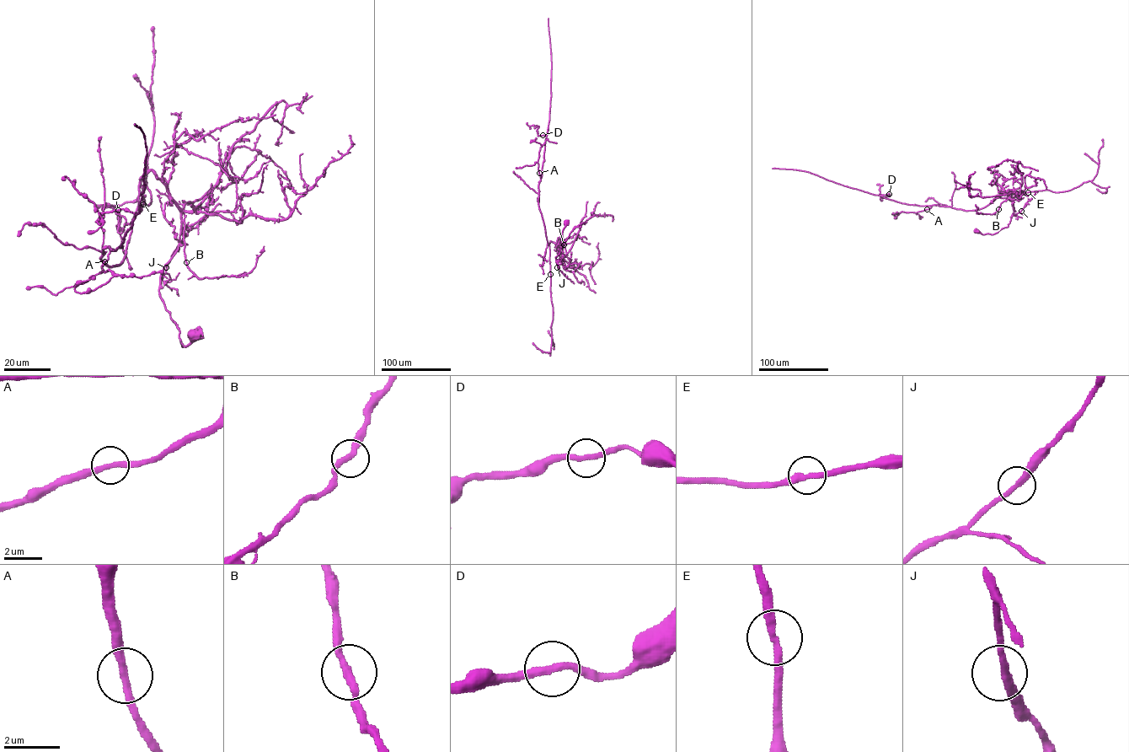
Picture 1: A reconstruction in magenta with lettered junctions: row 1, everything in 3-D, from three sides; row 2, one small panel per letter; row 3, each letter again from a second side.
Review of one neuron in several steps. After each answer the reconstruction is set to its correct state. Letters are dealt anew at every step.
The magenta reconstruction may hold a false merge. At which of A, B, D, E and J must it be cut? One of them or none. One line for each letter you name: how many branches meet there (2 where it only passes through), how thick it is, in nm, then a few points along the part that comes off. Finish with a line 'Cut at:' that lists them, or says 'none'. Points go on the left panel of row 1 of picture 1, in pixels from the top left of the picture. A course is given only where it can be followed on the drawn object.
Cut at: none

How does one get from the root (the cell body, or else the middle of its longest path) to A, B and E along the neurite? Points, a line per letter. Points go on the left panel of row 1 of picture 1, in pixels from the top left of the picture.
A: (193, 335), (182, 346), (159, 292), (181, 209), (152, 170), (124, 260), (109, 266), (105, 247), (104, 261)
B: (193, 335), (189, 342), (182, 346), (179, 329), (159, 292), (160, 275), (178, 248), (184, 221), (186, 262)
E: (193, 335), (182, 346), (159, 292), (181, 209), (152, 170), (141, 179), (143, 204)

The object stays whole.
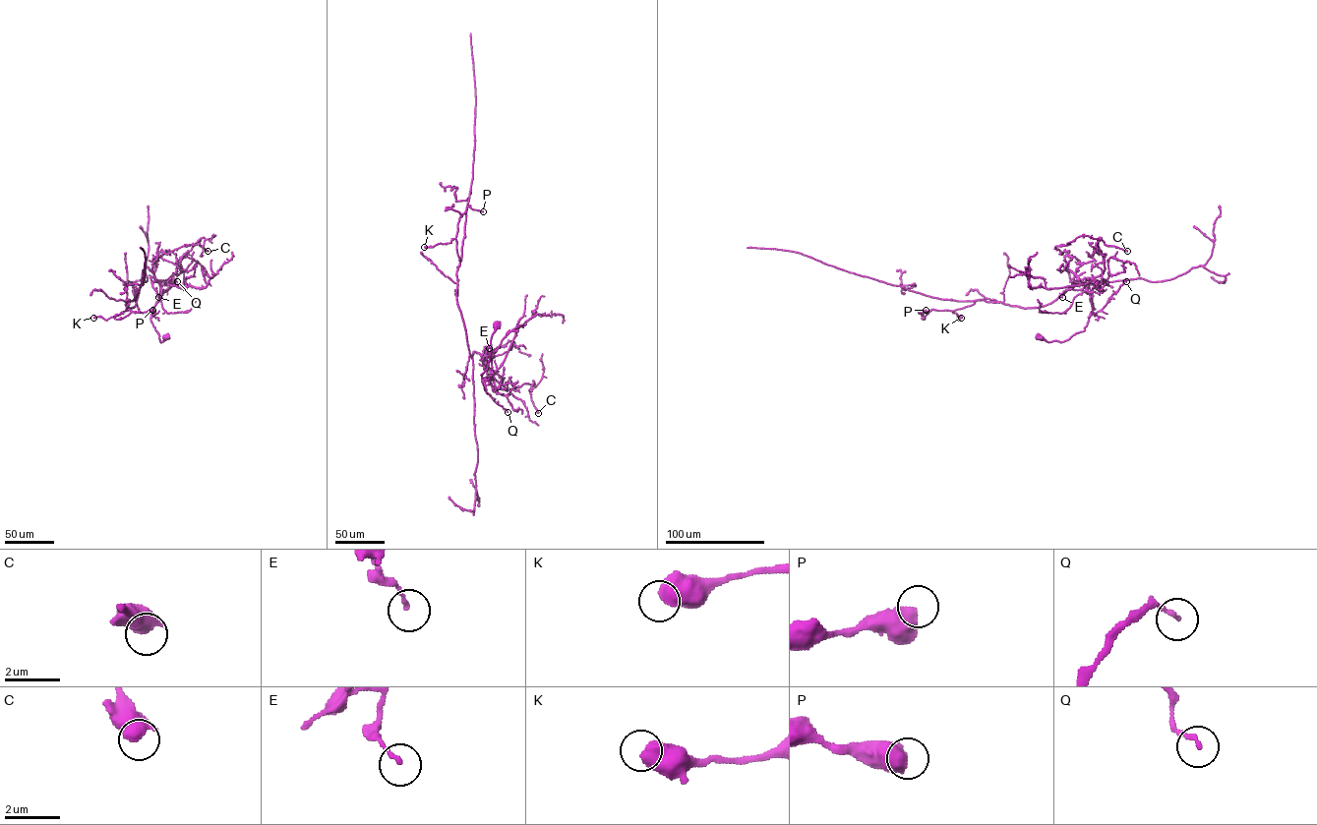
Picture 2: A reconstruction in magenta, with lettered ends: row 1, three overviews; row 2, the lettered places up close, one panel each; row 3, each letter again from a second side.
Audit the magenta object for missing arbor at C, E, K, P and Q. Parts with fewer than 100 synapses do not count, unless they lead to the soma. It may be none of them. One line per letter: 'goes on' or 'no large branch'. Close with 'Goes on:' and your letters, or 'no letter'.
C: no large branch
E: no large branch
K: no large branch
P: no large branch
Q: no large branch
Goes on: no letter

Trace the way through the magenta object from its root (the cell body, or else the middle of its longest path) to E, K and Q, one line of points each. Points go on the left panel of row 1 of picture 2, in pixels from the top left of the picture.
E: (165, 337), (160, 341), (150, 319), (159, 293), (159, 284), (155, 280), (152, 287), (158, 297)
K: (165, 337), (160, 341), (150, 319), (159, 283), (148, 266), (133, 307), (128, 300), (120, 314), (93, 318)
Q: (165, 337), (160, 341), (150, 314), (161, 294), (177, 281)

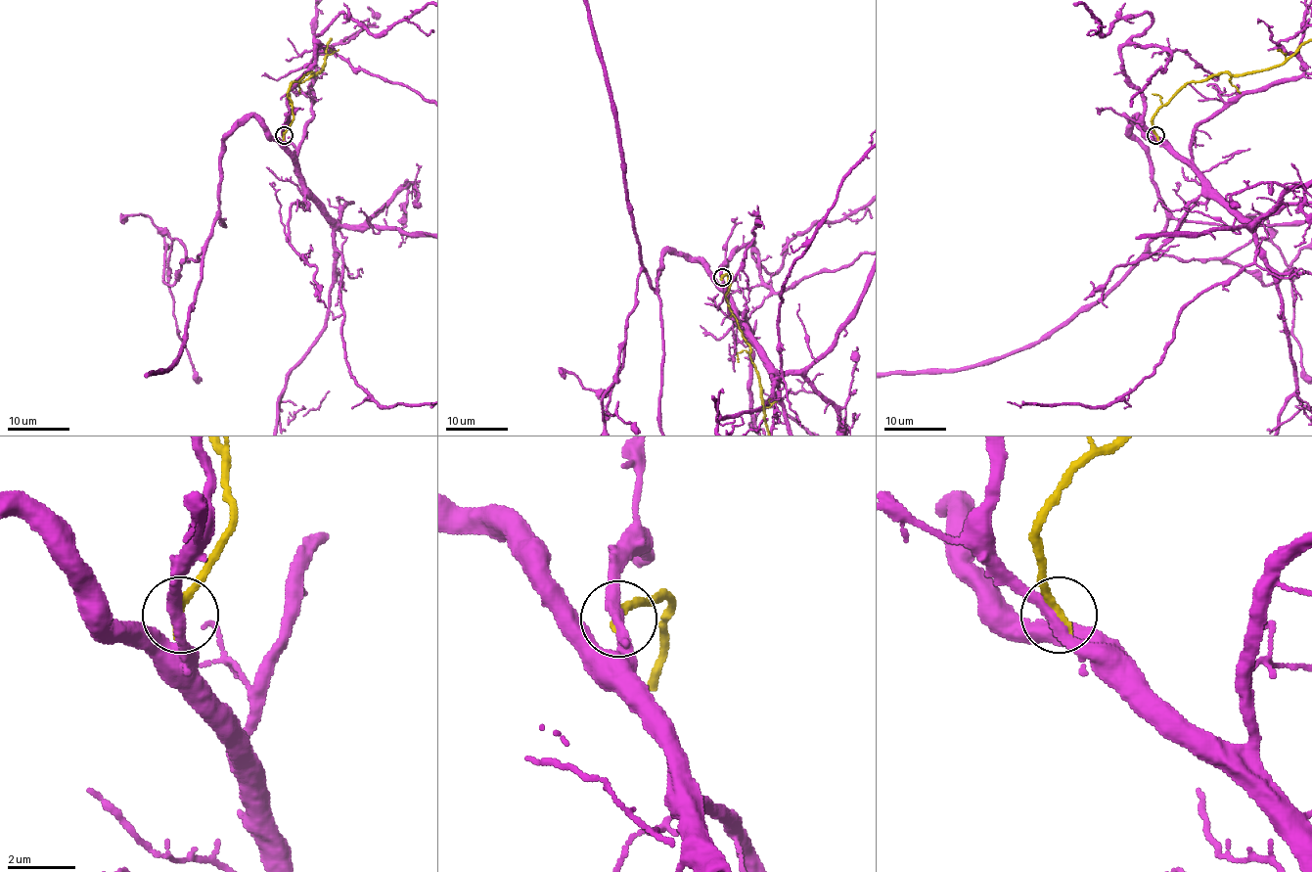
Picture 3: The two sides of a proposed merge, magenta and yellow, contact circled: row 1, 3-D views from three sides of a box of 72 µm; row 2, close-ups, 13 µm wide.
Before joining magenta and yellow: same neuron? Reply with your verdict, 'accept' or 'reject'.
reject

